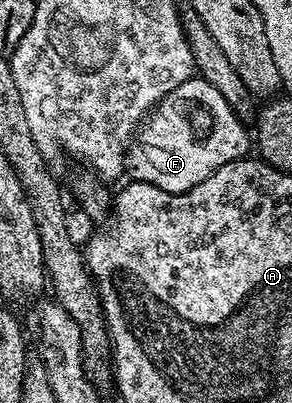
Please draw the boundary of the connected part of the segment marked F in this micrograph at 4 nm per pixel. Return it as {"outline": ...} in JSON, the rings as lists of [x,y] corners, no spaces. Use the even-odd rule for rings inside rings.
{"outline":[[[201,77],[189,79],[147,114],[126,151],[125,174],[130,174],[131,180],[151,183],[168,193],[184,193],[200,185],[204,177],[212,177],[220,165],[228,165],[234,159],[244,159],[251,154],[252,135],[246,132],[246,127],[247,124],[238,118],[232,105],[224,101],[220,89],[208,85],[208,81]],[[186,103],[206,107],[214,122],[203,139],[194,136],[194,127],[186,116]]]}

